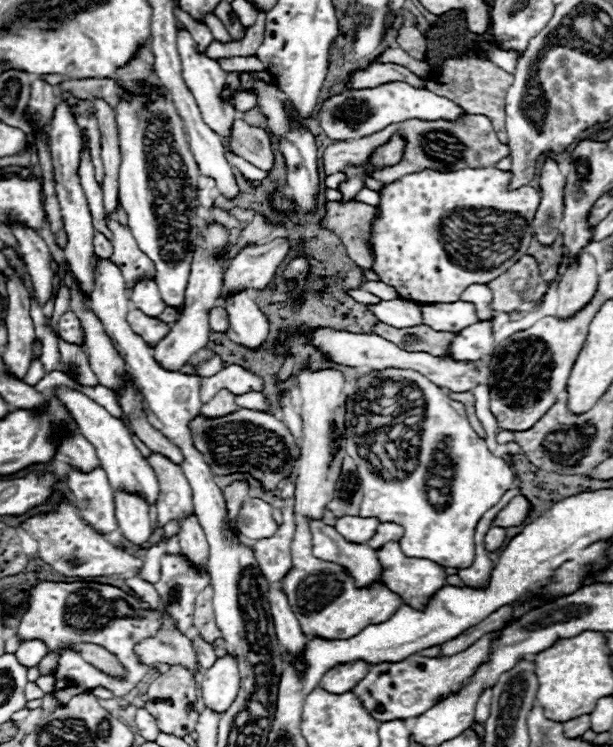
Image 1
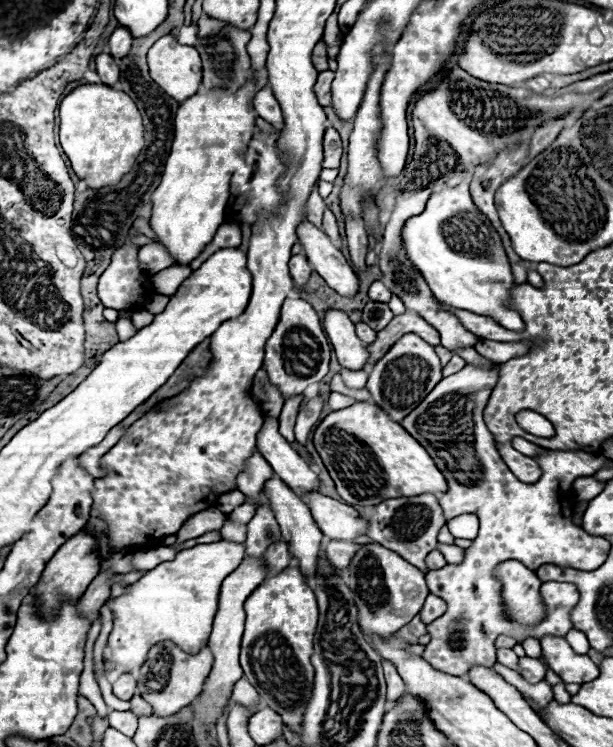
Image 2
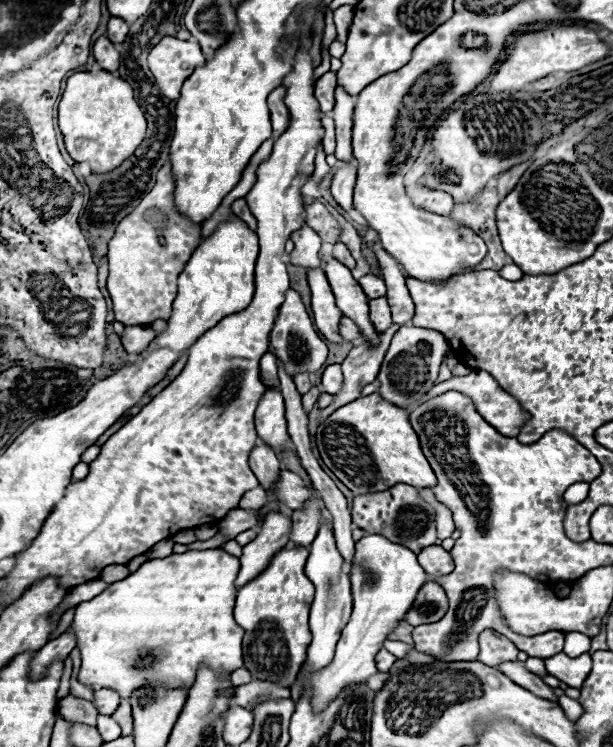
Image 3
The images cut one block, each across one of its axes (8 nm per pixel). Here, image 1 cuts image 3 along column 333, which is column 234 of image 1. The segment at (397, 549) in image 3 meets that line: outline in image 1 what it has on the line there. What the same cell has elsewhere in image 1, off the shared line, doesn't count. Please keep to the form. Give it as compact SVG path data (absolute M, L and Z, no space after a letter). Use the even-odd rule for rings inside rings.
M218 658L212 668L208 668L200 682L200 694L206 708L222 714L234 702L240 690L240 672L234 658Z

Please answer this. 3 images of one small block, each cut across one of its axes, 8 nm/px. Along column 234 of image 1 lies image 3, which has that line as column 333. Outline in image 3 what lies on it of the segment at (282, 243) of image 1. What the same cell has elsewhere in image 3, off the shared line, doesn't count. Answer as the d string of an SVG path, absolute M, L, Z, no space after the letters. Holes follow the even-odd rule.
M328 252L322 254L322 262L324 262L322 268L334 290L338 308L344 312L344 316L356 320L356 324L360 326L362 338L376 340L376 330L368 318L368 298L362 292L362 286L358 284L358 280L352 276L350 268L346 268Z

